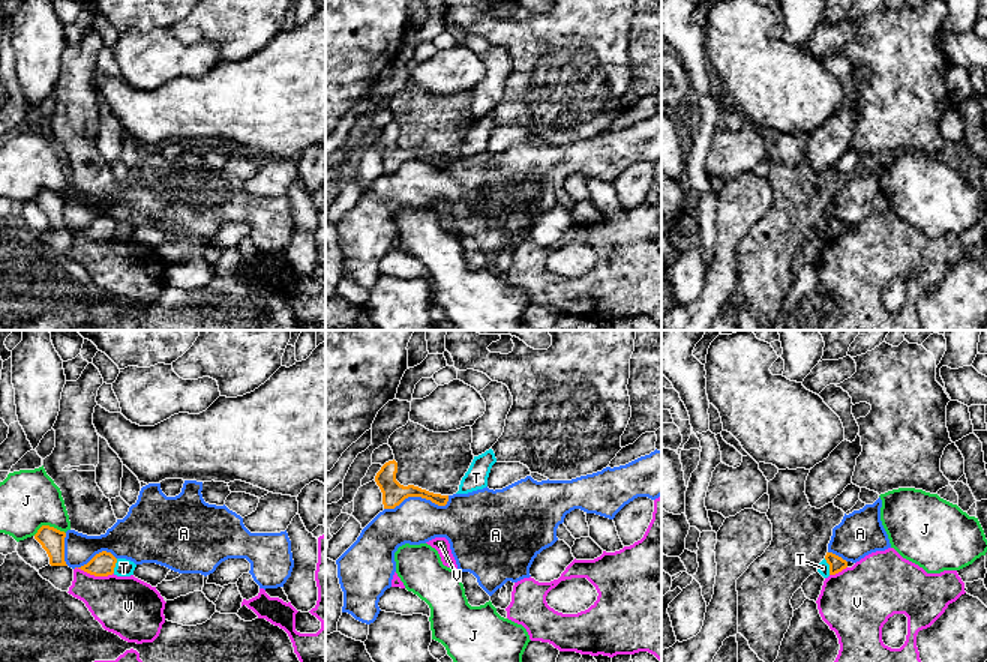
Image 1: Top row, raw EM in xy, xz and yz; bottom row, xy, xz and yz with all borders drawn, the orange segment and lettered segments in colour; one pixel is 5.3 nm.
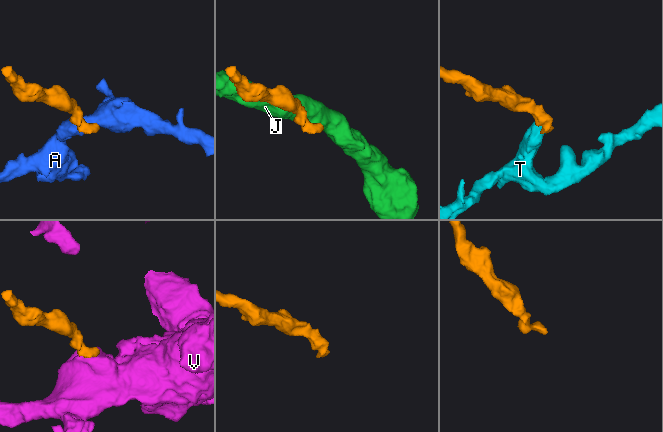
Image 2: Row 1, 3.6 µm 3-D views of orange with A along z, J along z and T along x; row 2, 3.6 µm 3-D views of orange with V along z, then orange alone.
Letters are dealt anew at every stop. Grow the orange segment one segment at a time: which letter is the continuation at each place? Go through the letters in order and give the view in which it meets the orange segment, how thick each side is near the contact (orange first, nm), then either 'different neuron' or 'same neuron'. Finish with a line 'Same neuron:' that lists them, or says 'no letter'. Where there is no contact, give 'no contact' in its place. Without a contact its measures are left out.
A: contact in xz; calibres 120 and 240 nm; different neuron
J: contact in xy; calibres 130 and 320 nm; different neuron
T: contact in yz; calibres 80 and 60 nm; different neuron
V: contact in xy; calibres 130 and 320 nm; different neuron
Same neuron: no letter

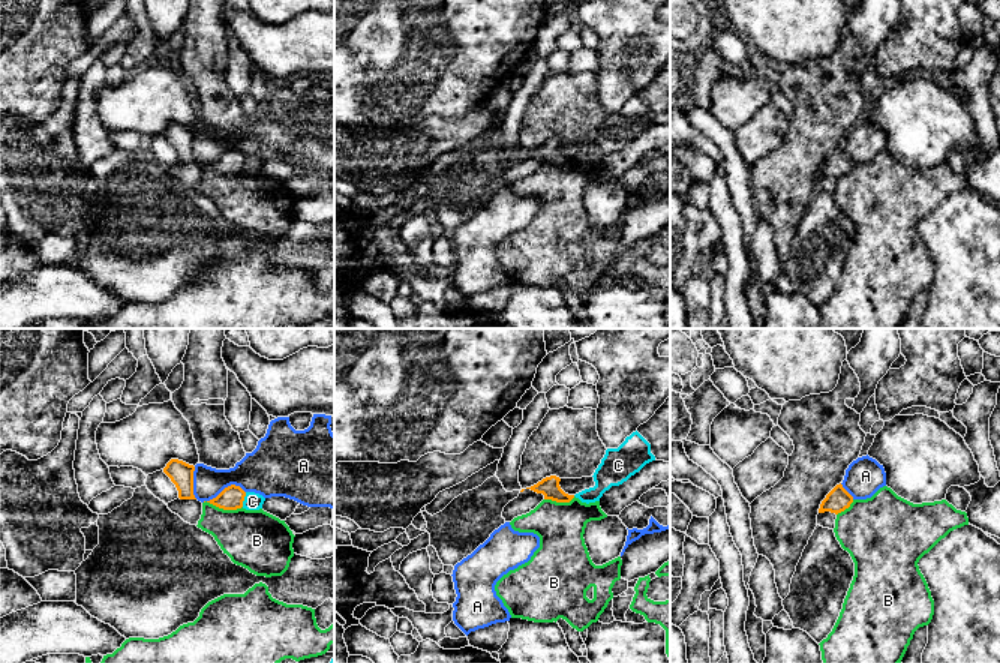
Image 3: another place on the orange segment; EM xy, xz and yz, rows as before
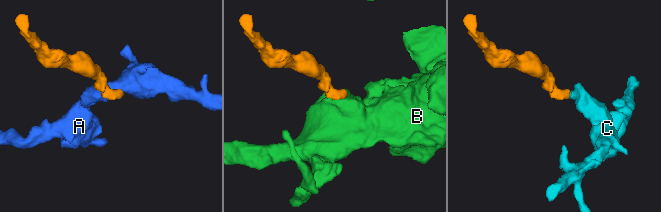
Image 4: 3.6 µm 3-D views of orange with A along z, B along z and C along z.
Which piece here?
A: contact in xy; calibres 130 and 260 nm; different neuron
B: contact in xy; calibres 130 and 320 nm; different neuron
C: contact in xy; calibres 130 and 100 nm; different neuron
Same neuron: no letter

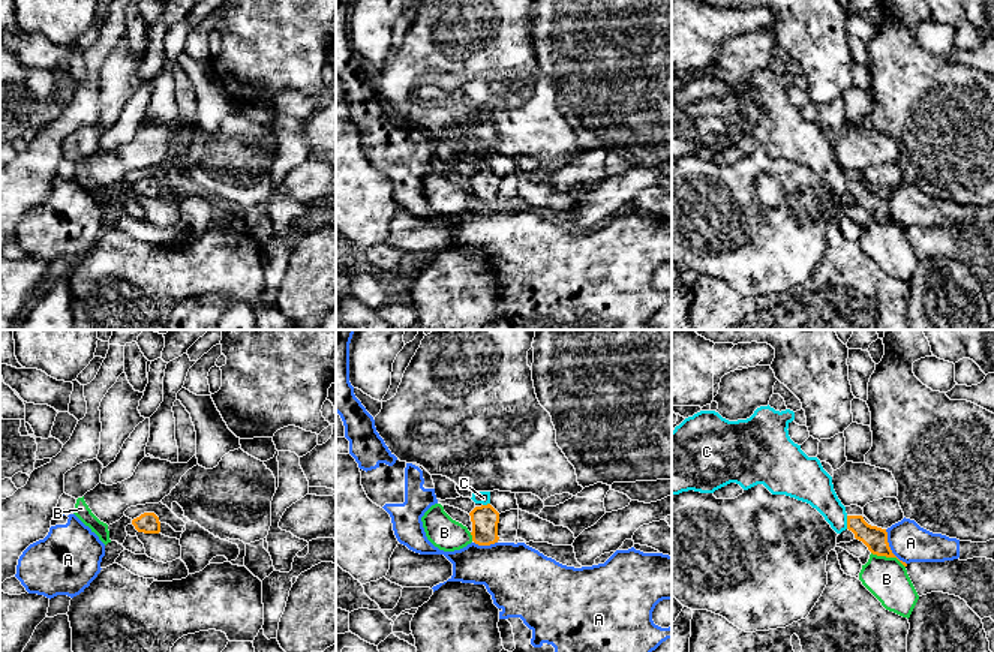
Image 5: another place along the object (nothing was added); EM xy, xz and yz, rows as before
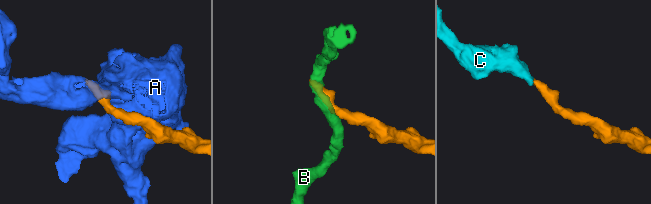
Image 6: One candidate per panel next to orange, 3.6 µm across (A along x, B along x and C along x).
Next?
A: contact in yz; calibres 130 and 200 nm; different neuron
B: contact in yz; calibres 130 and 220 nm; different neuron
C: contact in yz; calibres 130 and 180 nm; same neuron
Same neuron: C

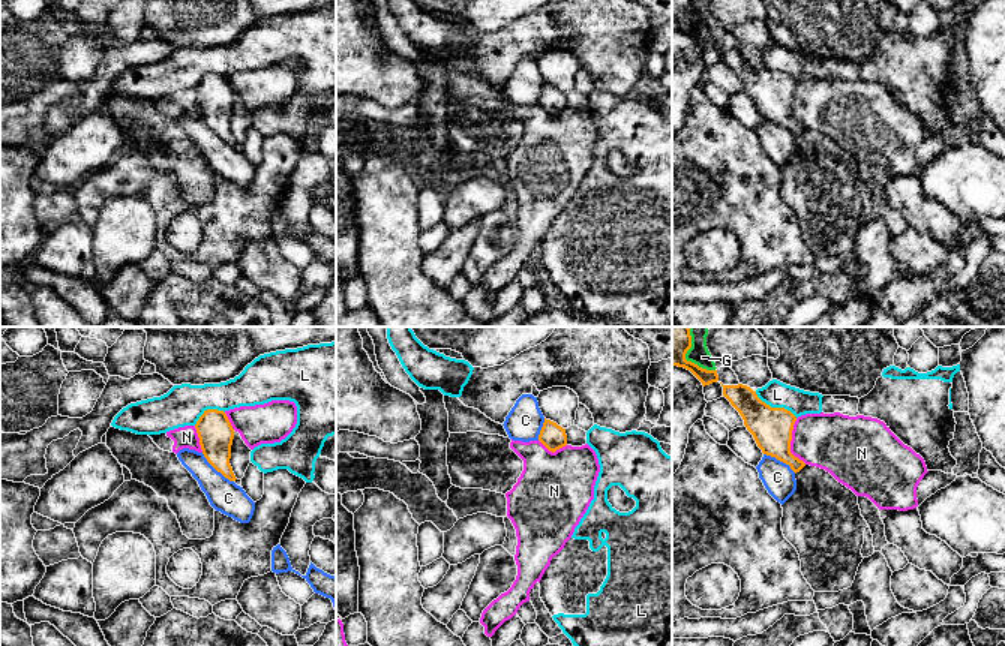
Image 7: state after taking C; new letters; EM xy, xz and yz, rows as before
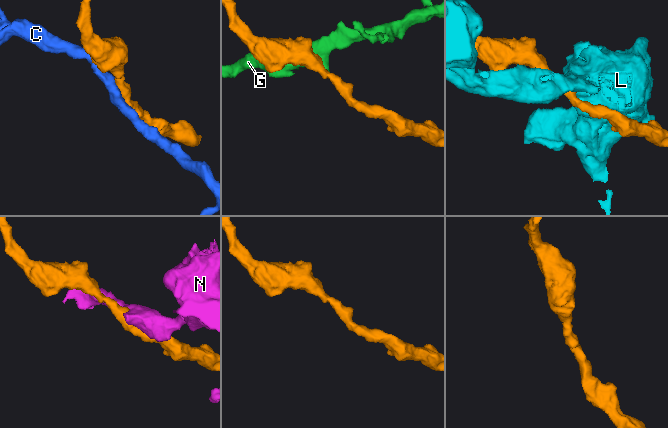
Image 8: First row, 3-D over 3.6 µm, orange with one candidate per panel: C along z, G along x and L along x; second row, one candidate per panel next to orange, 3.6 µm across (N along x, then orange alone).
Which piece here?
C: contact in xy; calibres 190 and 170 nm; different neuron
G: contact in yz; calibres 150 and 110 nm; different neuron
L: contact in yz; calibres 220 and 140 nm; different neuron
N: contact in yz; calibres 220 and 320 nm; different neuron
Same neuron: no letter

